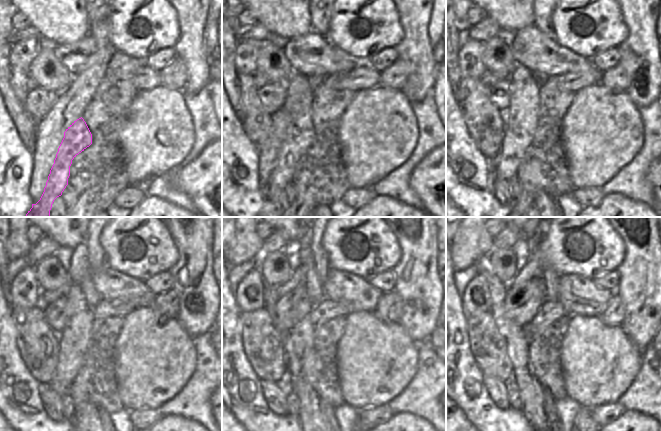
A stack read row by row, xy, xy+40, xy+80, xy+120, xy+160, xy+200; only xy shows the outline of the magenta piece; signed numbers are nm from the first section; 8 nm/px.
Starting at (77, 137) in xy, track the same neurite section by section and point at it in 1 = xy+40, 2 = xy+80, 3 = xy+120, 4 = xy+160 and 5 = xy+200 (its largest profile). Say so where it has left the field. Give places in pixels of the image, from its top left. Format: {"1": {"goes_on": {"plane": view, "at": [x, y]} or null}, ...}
{"1": {"goes_on": {"plane": "xy+40", "at": [298, 103]}}, "2": {"goes_on": {"plane": "xy+80", "at": [520, 116]}}, "3": {"goes_on": {"plane": "xy+120", "at": [73, 340]}}, "4": {"goes_on": {"plane": "xy+160", "at": [299, 337]}}, "5": {"goes_on": {"plane": "xy+200", "at": [526, 328]}}}

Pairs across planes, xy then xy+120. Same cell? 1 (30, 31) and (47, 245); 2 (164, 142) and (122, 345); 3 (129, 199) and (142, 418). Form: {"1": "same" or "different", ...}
{"1": "same", "2": "same", "3": "same"}

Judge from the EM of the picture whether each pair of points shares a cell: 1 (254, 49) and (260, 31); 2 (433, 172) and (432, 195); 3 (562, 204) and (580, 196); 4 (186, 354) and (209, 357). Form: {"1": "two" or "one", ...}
{"1": "two", "2": "one", "3": "two", "4": "two"}

